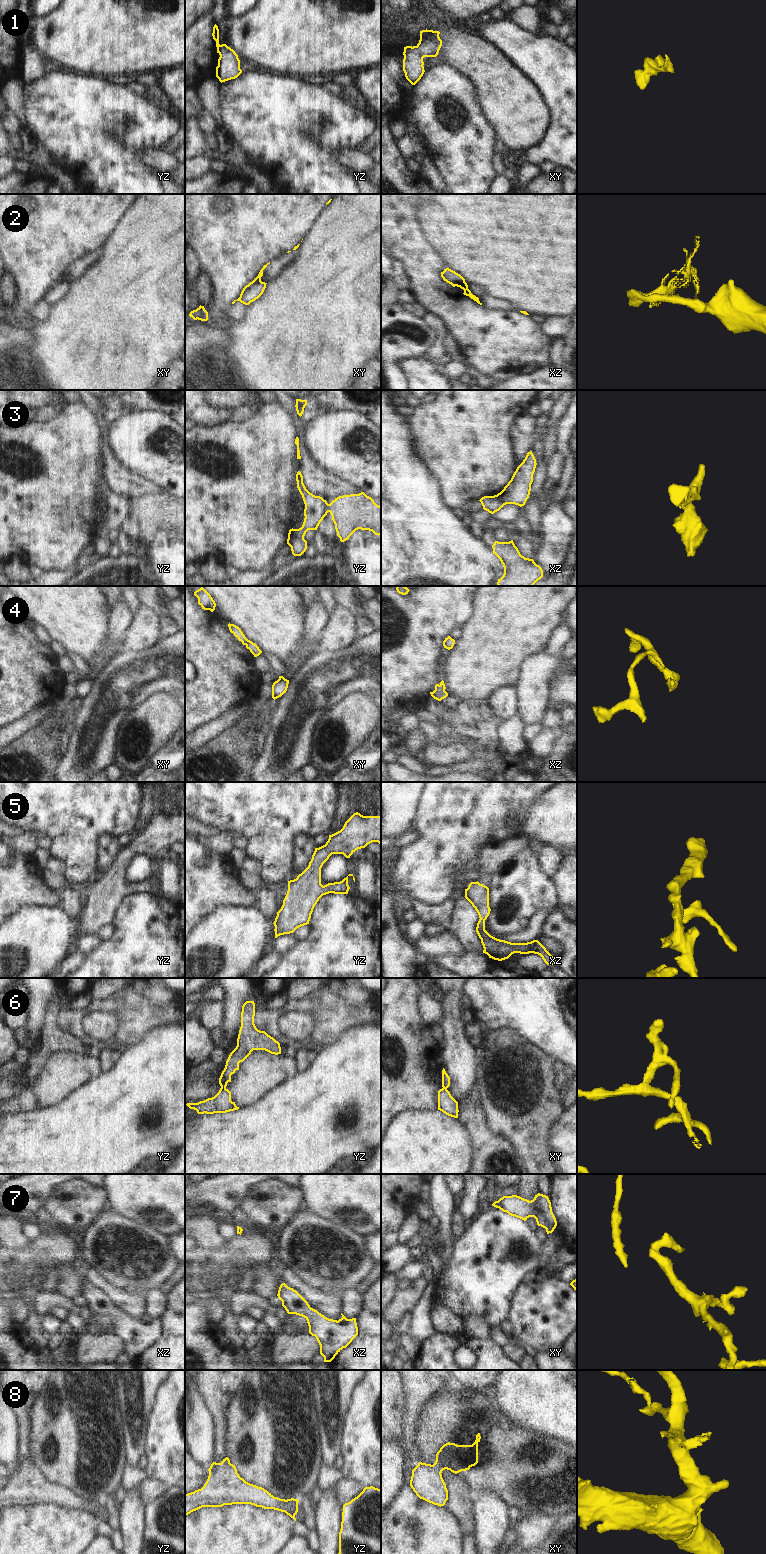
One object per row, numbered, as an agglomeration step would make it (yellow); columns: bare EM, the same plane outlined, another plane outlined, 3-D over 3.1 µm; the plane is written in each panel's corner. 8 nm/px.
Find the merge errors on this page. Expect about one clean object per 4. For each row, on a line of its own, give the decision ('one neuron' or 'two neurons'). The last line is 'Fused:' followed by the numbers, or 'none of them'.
1: one neuron
2: two neurons
3: two neurons
4: two neurons
5: one neuron
6: two neurons
7: two neurons
8: two neurons
Fused: 2, 3, 4, 6, 7, 8

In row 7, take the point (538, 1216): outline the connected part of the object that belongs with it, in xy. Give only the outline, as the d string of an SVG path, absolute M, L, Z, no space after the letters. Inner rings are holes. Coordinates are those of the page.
M538 1210L535 1213L534 1218L536 1219L536 1222L537 1222L538 1226L541 1226L541 1227L546 1229L547 1234L552 1233L554 1231L554 1228L550 1228L548 1226L547 1222L544 1220L540 1210Z

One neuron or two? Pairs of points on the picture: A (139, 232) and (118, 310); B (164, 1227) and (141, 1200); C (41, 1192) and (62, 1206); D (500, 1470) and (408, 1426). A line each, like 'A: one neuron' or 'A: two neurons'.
A: one neuron
B: one neuron
C: two neurons
D: two neurons

